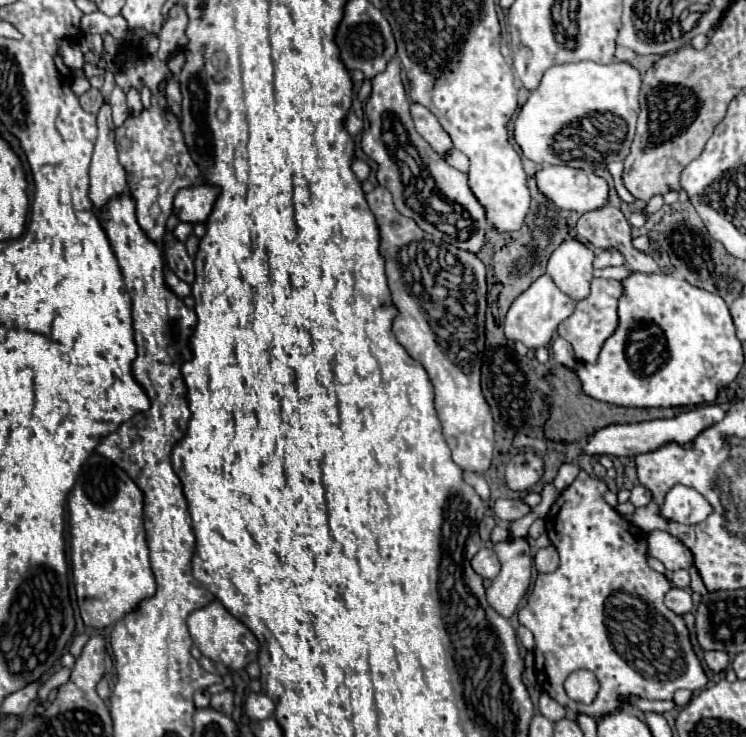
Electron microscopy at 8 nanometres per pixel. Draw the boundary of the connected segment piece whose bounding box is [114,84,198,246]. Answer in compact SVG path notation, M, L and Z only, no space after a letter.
M160 84L160 90L152 94L150 108L144 108L136 118L126 118L114 134L118 158L126 170L128 188L136 202L136 220L142 232L162 246L162 234L166 234L166 220L172 214L172 200L176 192L192 188L198 182L198 168L188 154L178 118L168 110L164 84Z

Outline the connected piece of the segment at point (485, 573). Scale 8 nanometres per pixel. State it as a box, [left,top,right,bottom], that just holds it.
[472,548,500,580]

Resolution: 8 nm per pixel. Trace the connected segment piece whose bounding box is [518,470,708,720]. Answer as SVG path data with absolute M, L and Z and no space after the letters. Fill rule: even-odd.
M580 470L578 478L556 498L546 516L546 532L560 554L560 566L556 572L538 574L526 606L518 612L520 624L532 630L536 640L534 666L542 690L548 692L558 704L576 712L584 712L594 720L612 714L620 706L616 698L618 694L636 694L646 700L672 700L678 688L700 690L708 682L692 650L684 620L664 606L664 594L670 590L670 582L664 574L652 570L646 564L646 532L622 518L604 502L604 492L607 491L603 480ZM580 668L596 672L600 682L600 692L588 706L570 700L562 686L566 676Z

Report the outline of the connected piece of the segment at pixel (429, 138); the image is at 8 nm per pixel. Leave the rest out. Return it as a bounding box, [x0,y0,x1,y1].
[410,104,452,160]

